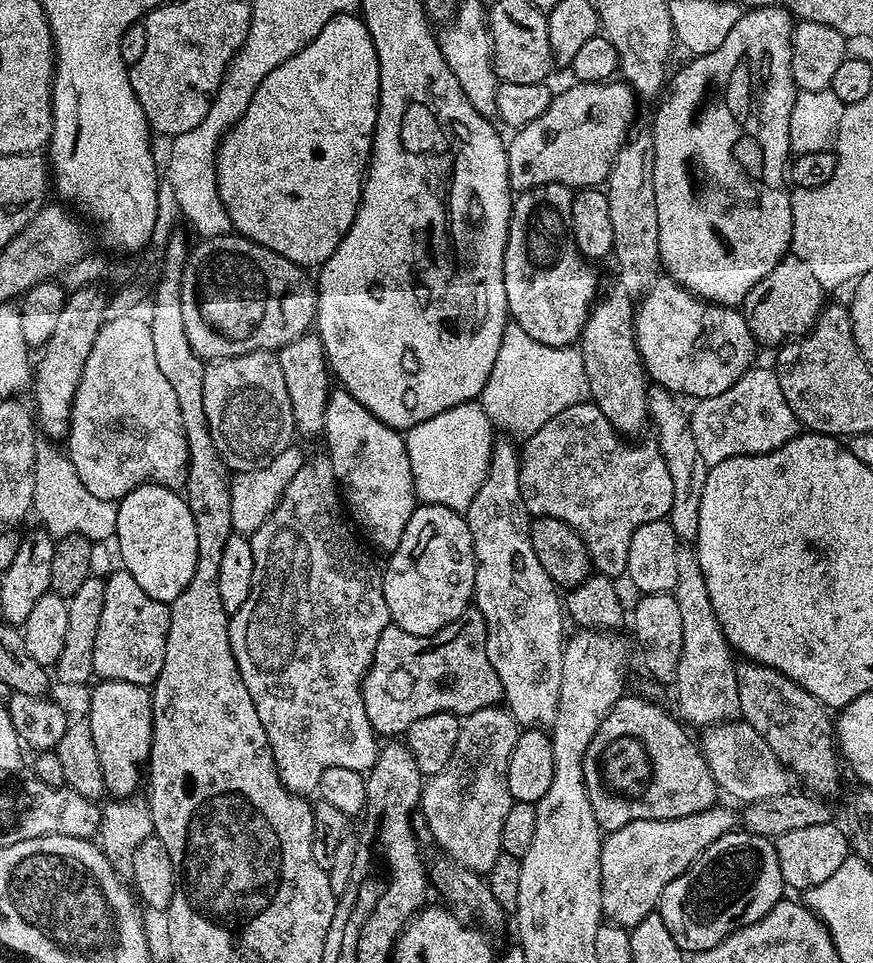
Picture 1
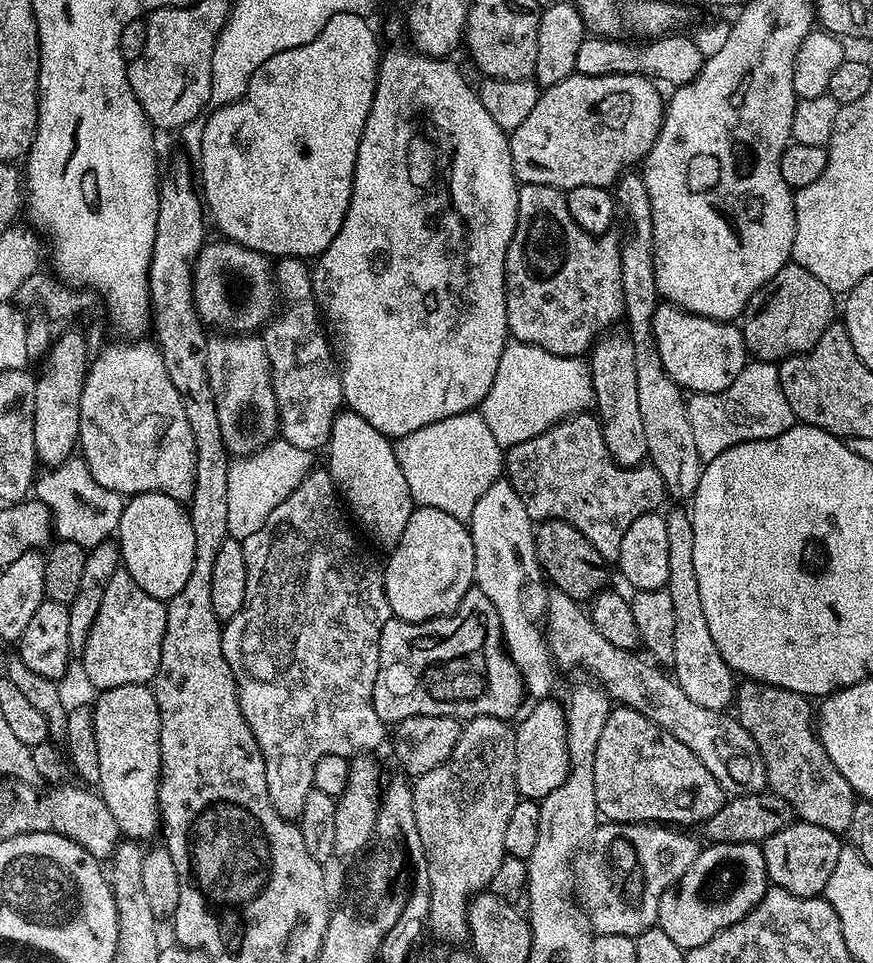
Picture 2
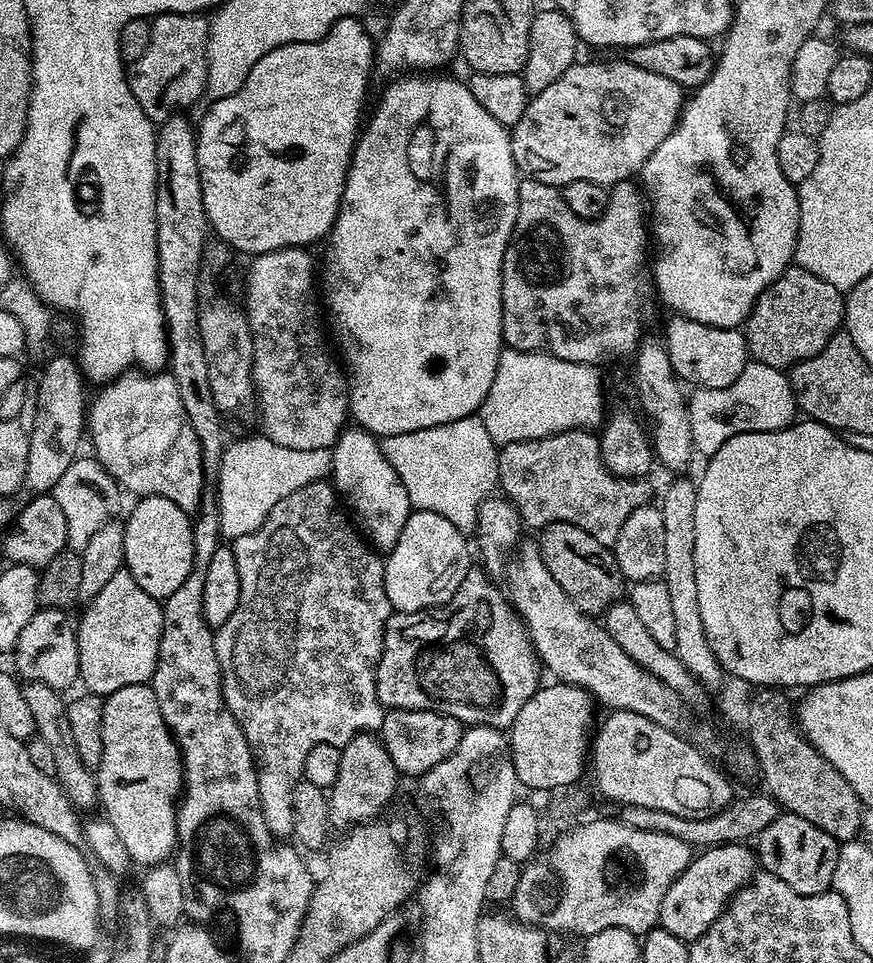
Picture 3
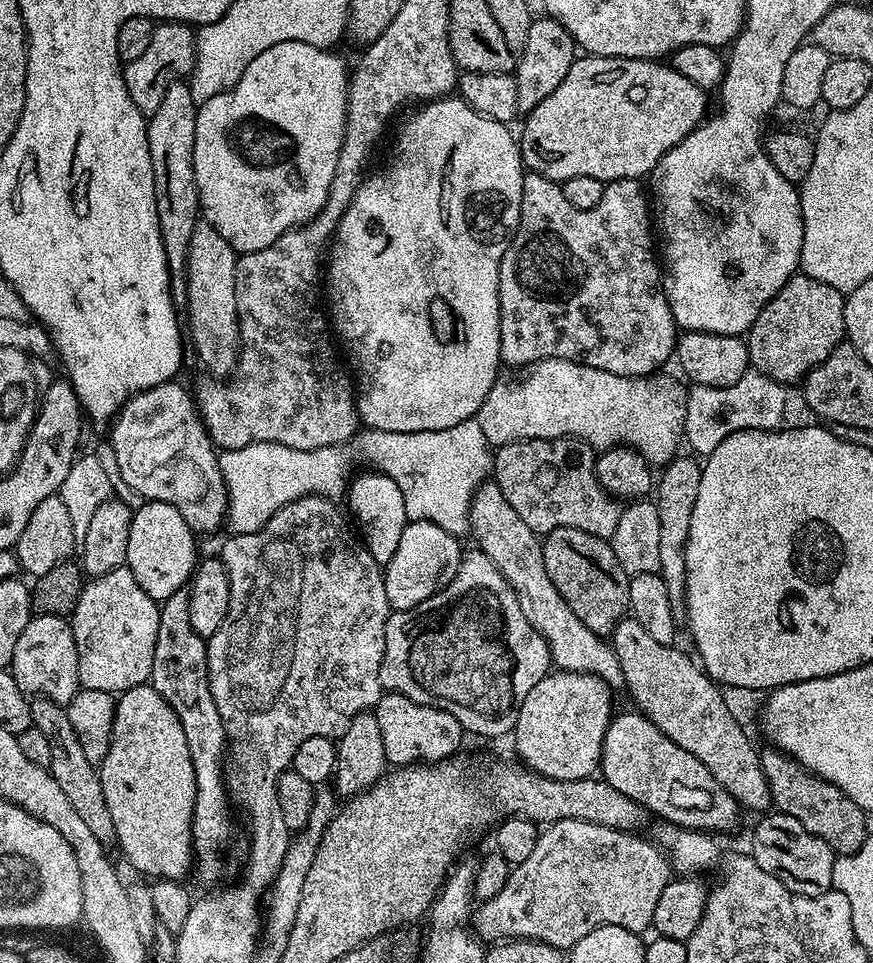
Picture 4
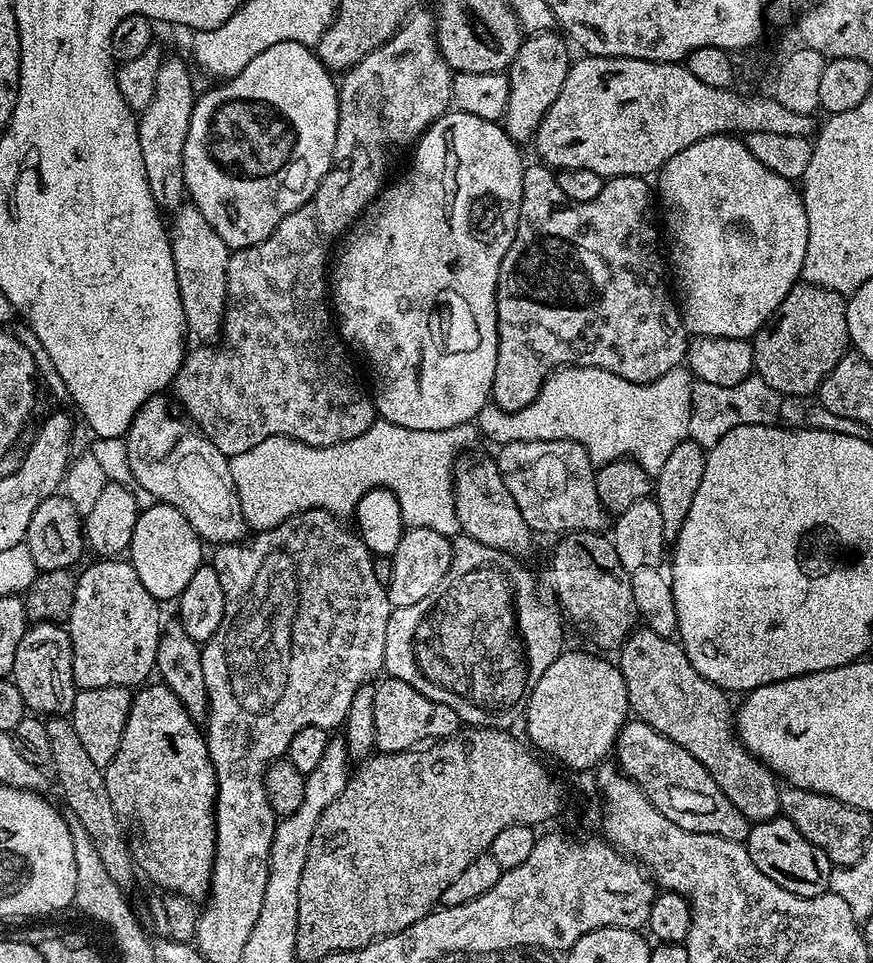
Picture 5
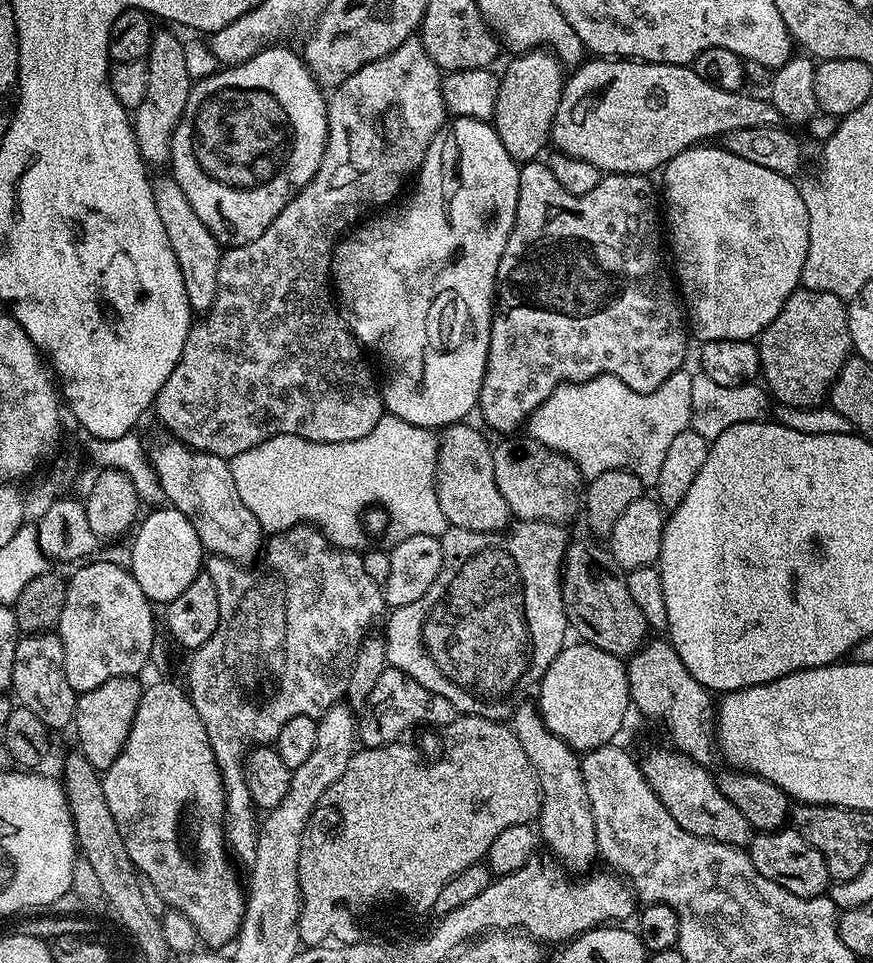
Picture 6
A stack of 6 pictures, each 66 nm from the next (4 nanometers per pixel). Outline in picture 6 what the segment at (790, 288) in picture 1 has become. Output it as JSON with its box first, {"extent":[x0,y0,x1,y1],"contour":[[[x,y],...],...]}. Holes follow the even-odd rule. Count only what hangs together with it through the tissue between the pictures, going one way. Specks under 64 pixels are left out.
{"extent":[758,287,853,408],"contour":[[[799,287],[786,298],[778,318],[770,322],[758,337],[760,349],[760,376],[777,405],[785,404],[791,408],[818,408],[829,399],[832,383],[838,378],[842,366],[853,355],[848,309],[845,301],[839,300],[829,292],[819,292]]]}

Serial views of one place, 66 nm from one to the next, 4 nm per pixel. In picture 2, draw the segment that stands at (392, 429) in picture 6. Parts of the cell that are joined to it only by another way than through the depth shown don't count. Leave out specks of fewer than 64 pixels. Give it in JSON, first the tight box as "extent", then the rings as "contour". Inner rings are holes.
{"extent":[226,410,505,542],"contour":[[[476,410],[422,426],[414,434],[399,437],[394,447],[398,466],[406,474],[406,486],[410,486],[413,505],[446,510],[446,514],[465,522],[471,521],[478,498],[504,472],[505,449],[490,434],[490,426]],[[277,438],[265,448],[249,456],[237,456],[228,465],[226,474],[226,526],[233,540],[243,542],[254,530],[262,530],[266,518],[313,471],[313,453],[294,446],[283,438]]]}

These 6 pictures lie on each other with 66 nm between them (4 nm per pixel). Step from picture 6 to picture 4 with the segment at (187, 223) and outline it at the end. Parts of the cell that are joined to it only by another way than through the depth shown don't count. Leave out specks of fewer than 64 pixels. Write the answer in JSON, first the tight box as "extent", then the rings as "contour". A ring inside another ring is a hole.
{"extent":[185,222,240,378],"contour":[[[207,222],[197,223],[194,230],[194,234],[191,235],[190,246],[187,248],[187,270],[185,276],[187,278],[187,294],[188,302],[186,305],[186,311],[188,311],[188,324],[186,320],[186,332],[192,335],[192,344],[196,347],[196,356],[202,363],[208,367],[207,375],[212,378],[228,378],[235,373],[236,362],[240,359],[240,319],[238,318],[238,310],[236,309],[236,261],[238,254],[233,250],[228,242],[213,227],[207,224]]]}

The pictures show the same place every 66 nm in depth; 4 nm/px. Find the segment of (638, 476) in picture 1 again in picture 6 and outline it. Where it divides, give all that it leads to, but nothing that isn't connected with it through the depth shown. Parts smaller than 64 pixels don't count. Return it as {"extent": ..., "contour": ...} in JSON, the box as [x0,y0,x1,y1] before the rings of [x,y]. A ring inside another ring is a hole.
{"extent":[492,438,582,525],"contour":[[[504,438],[492,449],[494,458],[494,482],[498,484],[498,490],[502,498],[506,498],[506,506],[509,513],[517,521],[522,520],[549,520],[552,524],[567,525],[572,515],[579,513],[582,508],[582,477],[576,463],[563,456],[561,452],[550,450],[550,446],[542,446],[542,442],[531,438],[524,440],[512,440],[516,438]]]}

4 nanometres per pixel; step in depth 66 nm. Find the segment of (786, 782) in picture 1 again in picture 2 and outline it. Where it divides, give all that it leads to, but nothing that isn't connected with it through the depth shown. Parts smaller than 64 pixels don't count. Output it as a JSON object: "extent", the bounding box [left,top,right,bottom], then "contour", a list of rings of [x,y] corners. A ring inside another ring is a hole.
{"extent":[546,590,768,794],"contour":[[[555,590],[548,592],[546,635],[552,658],[561,669],[585,668],[592,675],[589,677],[602,685],[609,700],[625,708],[633,708],[678,738],[678,742],[689,748],[698,762],[702,762],[702,766],[714,774],[725,793],[747,794],[763,792],[768,788],[768,775],[758,742],[750,738],[750,730],[746,730],[746,726],[742,726],[735,715],[690,702],[690,698],[686,698],[686,690],[682,690],[682,686],[678,686],[675,678],[663,667],[648,658],[639,660],[635,651],[614,646],[614,642],[606,642],[606,638],[598,634],[591,615],[580,608],[583,607],[577,600],[566,593]]]}

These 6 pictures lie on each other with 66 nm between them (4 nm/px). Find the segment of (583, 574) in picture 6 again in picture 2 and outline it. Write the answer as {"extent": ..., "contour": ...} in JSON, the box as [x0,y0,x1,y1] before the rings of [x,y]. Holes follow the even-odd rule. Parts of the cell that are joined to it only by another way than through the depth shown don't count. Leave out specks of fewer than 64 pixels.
{"extent":[534,520,609,602],"contour":[[[541,520],[535,525],[534,531],[536,534],[536,557],[540,563],[541,573],[547,579],[548,576],[552,579],[551,587],[555,591],[564,592],[577,602],[588,602],[591,601],[592,597],[597,596],[599,592],[603,592],[609,587],[609,561],[604,560],[602,554],[598,554],[598,550],[594,550],[594,546],[590,546],[588,539],[577,528],[570,526],[564,520]]]}

